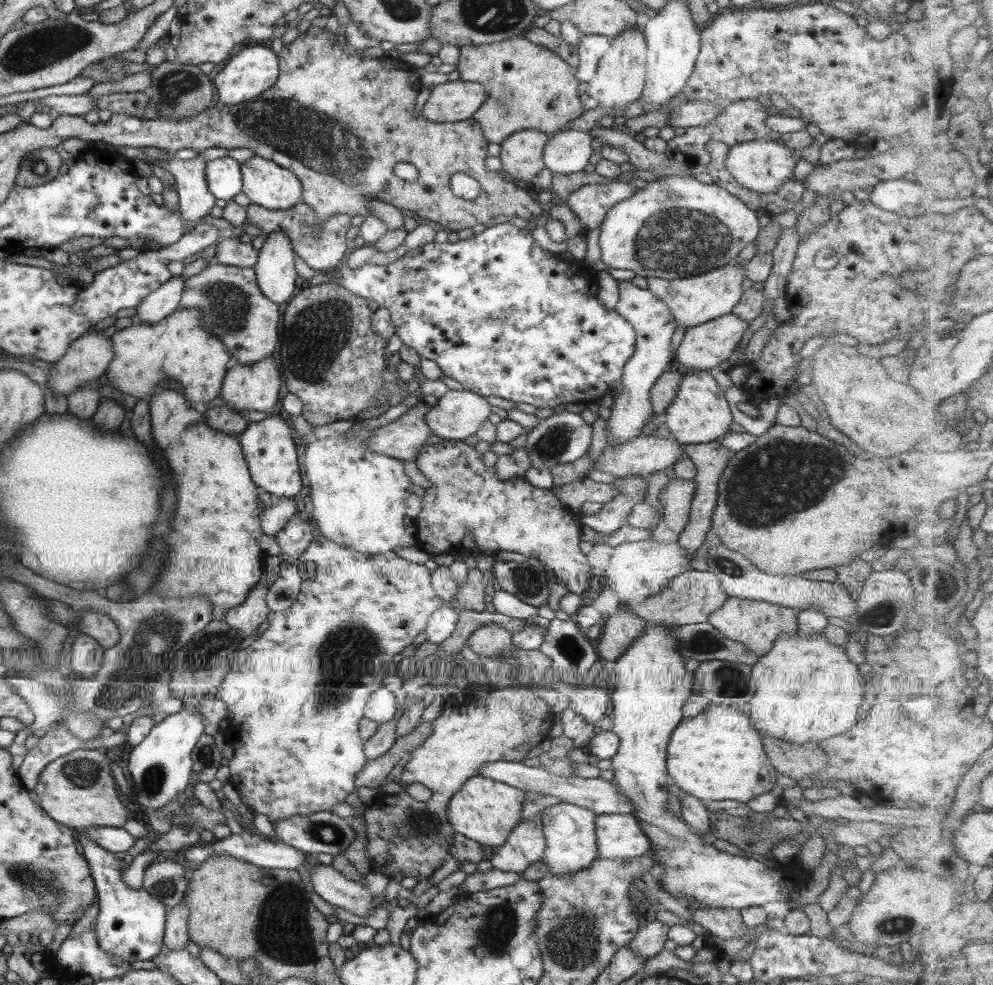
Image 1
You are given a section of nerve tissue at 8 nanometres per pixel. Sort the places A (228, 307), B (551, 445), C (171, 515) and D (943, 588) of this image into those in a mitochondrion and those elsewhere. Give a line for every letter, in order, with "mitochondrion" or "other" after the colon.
A: mitochondrion
B: mitochondrion
C: other
D: other

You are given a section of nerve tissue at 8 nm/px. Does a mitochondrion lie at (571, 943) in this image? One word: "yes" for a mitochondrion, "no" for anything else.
yes

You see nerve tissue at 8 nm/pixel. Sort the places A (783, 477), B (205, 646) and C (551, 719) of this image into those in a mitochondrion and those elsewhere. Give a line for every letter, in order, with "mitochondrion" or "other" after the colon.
A: mitochondrion
B: mitochondrion
C: other

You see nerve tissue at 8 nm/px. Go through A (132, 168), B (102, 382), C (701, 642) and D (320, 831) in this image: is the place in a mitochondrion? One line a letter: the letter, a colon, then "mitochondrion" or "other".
A: other
B: other
C: mitochondrion
D: mitochondrion

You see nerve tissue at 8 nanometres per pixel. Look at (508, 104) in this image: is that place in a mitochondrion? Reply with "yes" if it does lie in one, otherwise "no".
yes

